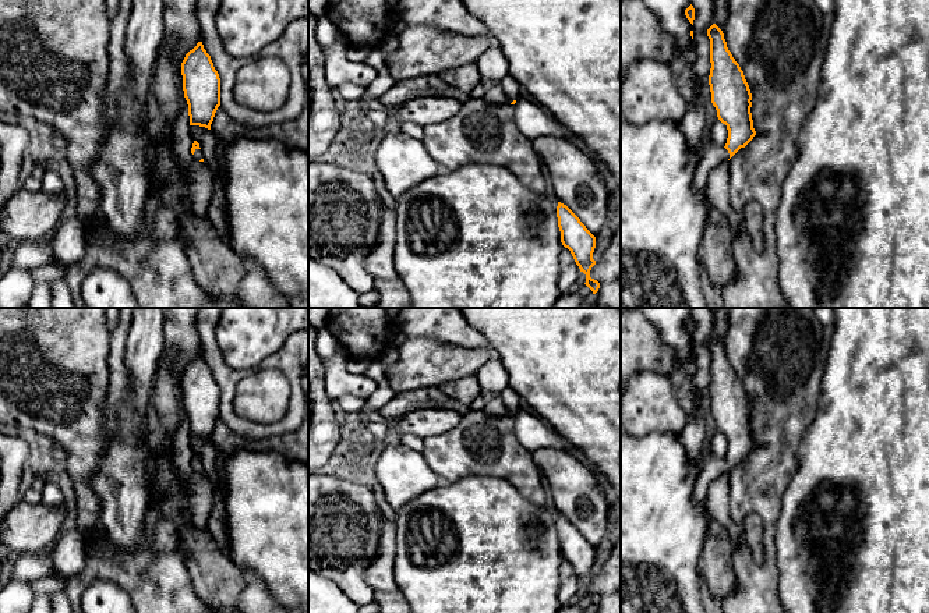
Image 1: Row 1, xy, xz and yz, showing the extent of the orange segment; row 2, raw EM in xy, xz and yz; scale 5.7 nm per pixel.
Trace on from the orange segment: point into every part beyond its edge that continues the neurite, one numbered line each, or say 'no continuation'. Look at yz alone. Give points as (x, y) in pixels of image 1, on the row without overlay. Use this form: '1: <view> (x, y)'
1: yz (712, 467)

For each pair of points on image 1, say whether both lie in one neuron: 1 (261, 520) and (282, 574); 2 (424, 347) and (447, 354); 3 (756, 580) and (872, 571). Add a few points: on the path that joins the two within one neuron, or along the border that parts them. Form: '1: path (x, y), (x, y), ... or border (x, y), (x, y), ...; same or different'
1: path (275, 534), (282, 541), (282, 560); same
2: path (430, 353), (441, 354); same
3: border (774, 546), (777, 594), (780, 598); different

